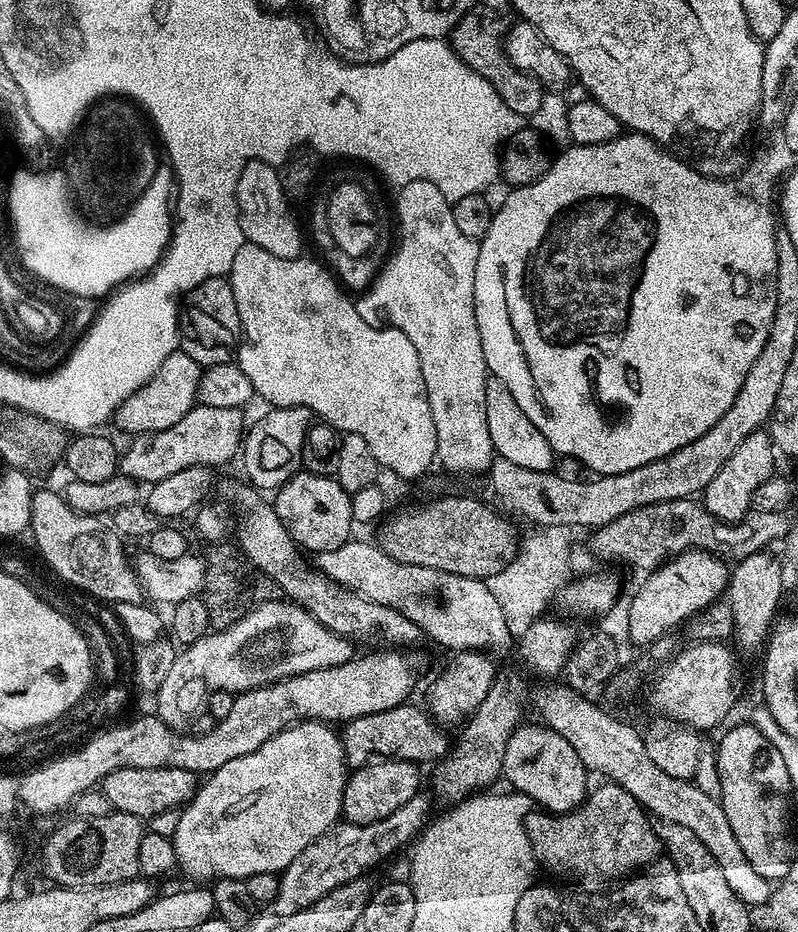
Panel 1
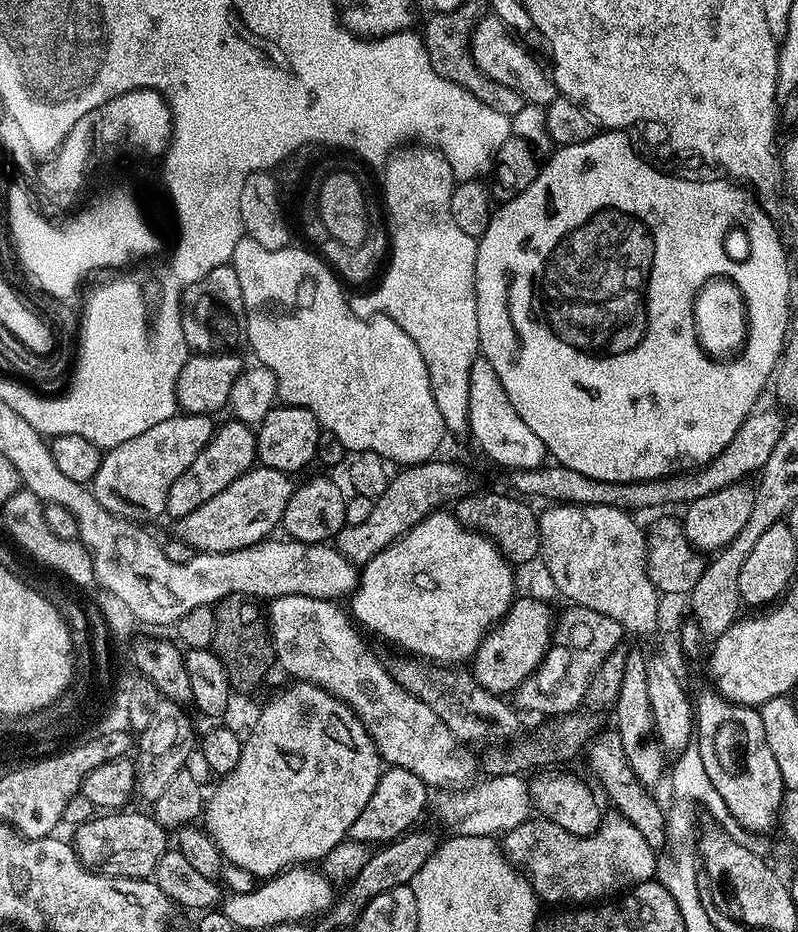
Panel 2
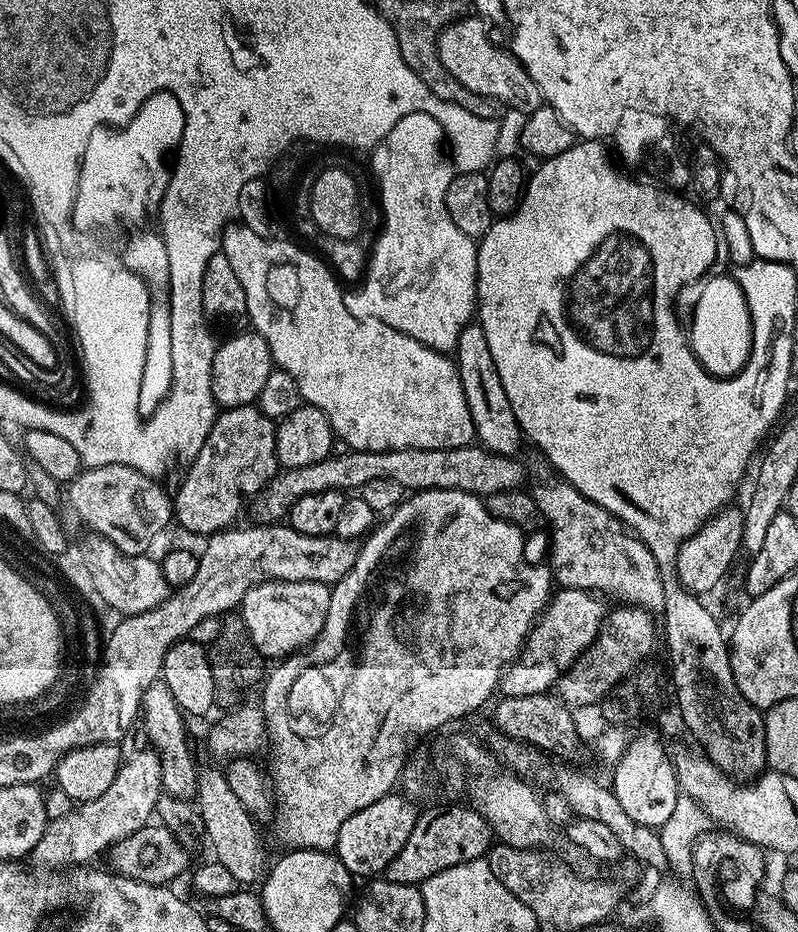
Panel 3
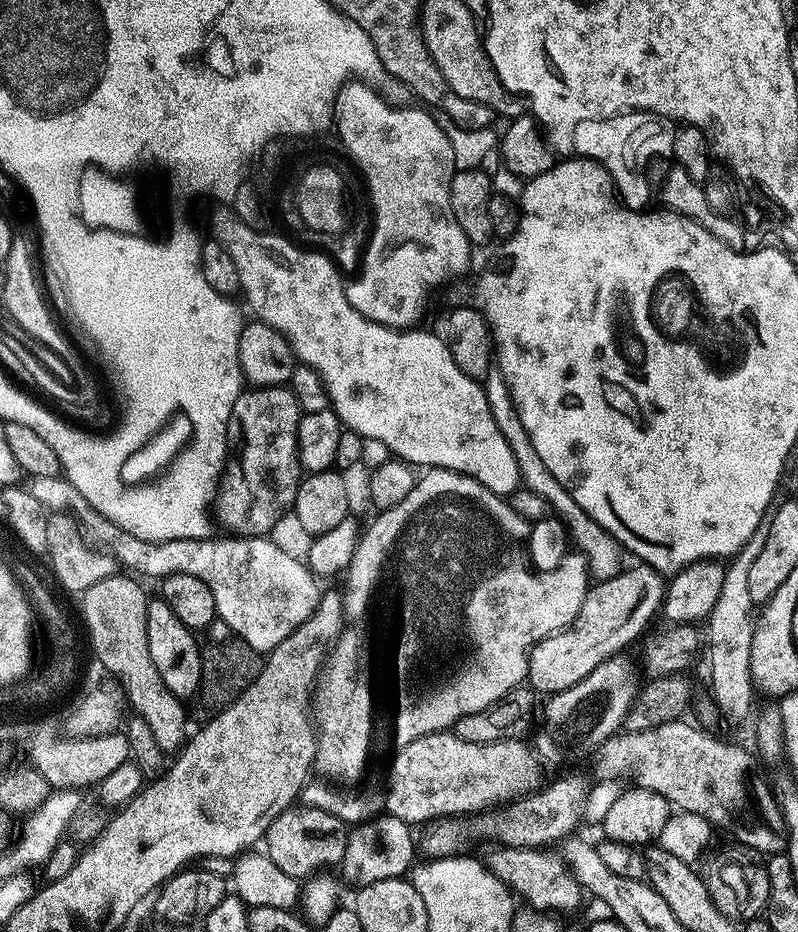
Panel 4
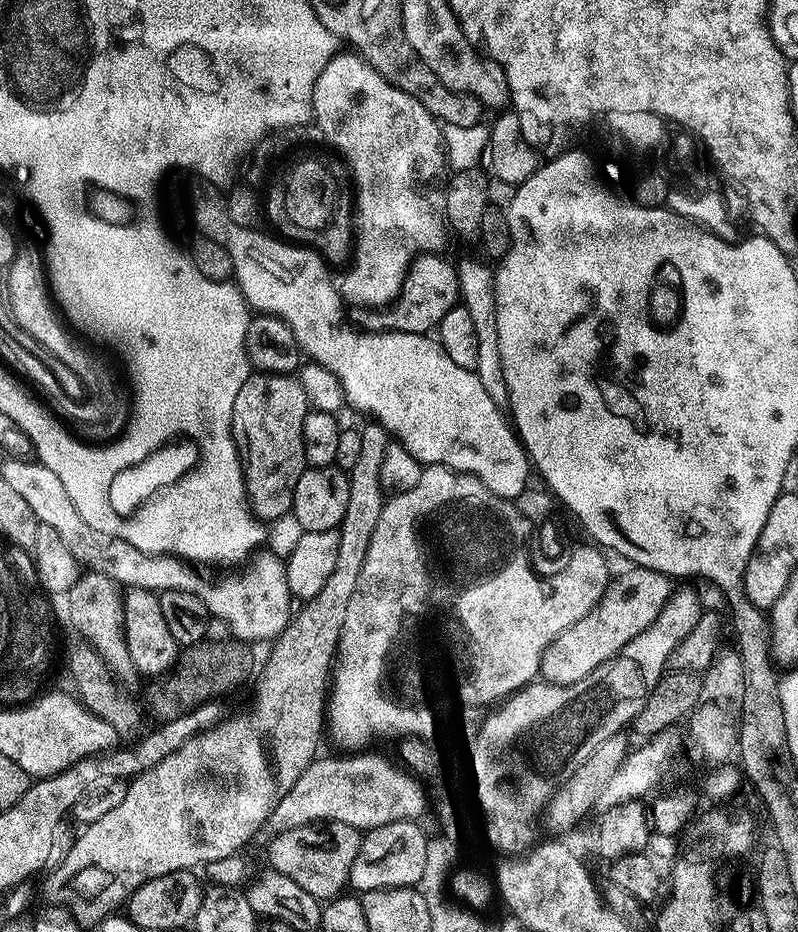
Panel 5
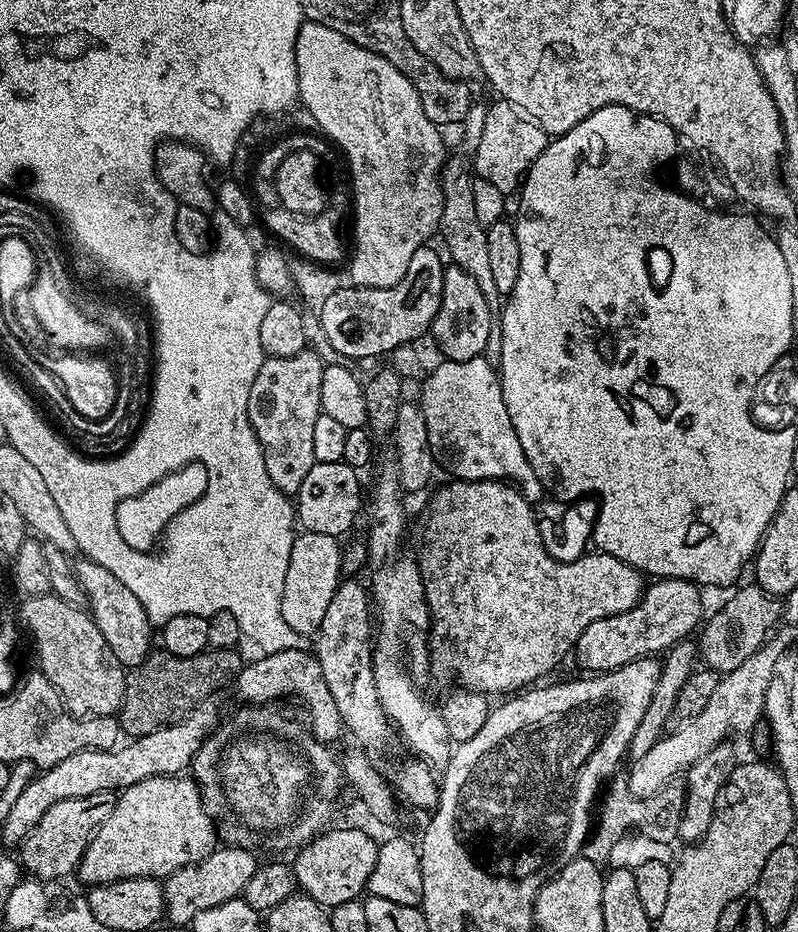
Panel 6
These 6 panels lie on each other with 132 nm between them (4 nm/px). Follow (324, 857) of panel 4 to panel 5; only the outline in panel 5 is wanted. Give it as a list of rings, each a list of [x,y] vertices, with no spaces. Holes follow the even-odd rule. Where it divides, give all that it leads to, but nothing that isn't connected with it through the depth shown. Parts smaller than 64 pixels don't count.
[[[321,822],[275,833],[271,839],[268,844],[271,871],[281,872],[286,878],[298,882],[298,886],[302,886],[302,890],[306,890],[306,894],[314,899],[327,902],[349,887],[348,875],[350,866],[354,866],[354,858],[358,858],[361,829]]]

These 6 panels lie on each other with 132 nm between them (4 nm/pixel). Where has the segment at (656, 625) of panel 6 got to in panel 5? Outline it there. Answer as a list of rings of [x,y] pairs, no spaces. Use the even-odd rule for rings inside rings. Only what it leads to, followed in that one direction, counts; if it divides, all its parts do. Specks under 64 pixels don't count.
[[[632,566],[629,569],[629,572],[622,573],[617,580],[615,577],[609,583],[604,597],[592,607],[592,611],[587,612],[578,622],[574,622],[574,626],[562,630],[562,634],[558,634],[558,638],[554,638],[554,642],[544,652],[540,664],[540,676],[547,683],[573,684],[582,678],[586,678],[586,674],[598,670],[598,666],[602,666],[602,662],[606,662],[618,655],[622,650],[622,646],[626,646],[631,640],[638,638],[638,634],[645,632],[654,620],[658,618],[668,599],[672,597],[674,591],[674,585],[672,585],[674,584],[673,577],[663,576],[661,572],[655,572],[649,568],[639,566]]]

